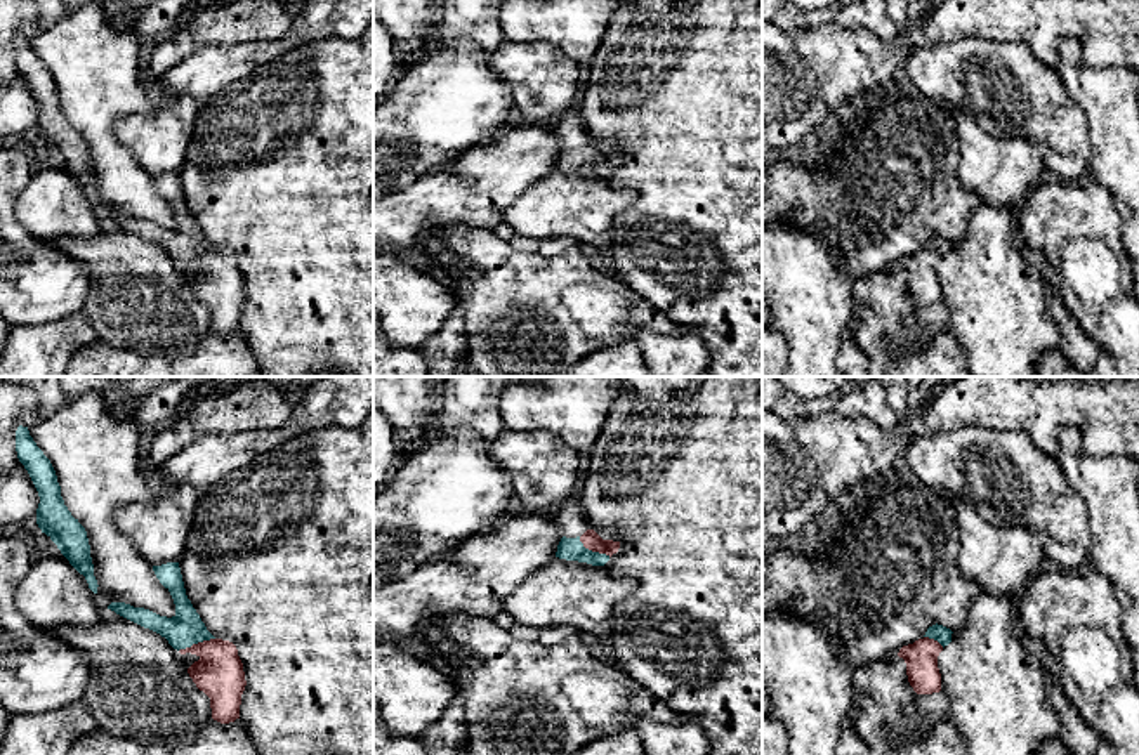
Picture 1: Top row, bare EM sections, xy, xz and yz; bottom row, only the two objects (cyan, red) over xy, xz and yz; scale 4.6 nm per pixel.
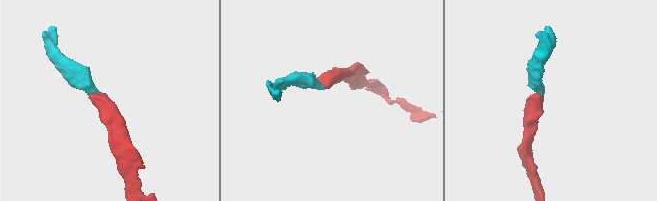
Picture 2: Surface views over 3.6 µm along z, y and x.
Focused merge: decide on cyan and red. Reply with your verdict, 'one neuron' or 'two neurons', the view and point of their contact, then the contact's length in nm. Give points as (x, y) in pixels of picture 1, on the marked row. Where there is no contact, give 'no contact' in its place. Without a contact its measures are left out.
one neuron | xz (591, 551) | 180 nm

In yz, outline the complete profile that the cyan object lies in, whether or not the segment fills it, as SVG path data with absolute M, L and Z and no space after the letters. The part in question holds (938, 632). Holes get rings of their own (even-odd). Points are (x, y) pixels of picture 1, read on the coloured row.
M936 623L922 639L899 649L898 656L905 660L908 682L917 694L941 691L938 656L951 642L951 634L950 628Z

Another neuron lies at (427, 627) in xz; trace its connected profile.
M425 614L418 623L417 634L422 635L427 642L431 642L439 653L443 653L451 665L465 665L467 660L455 653L453 646L439 630L438 618L439 614Z

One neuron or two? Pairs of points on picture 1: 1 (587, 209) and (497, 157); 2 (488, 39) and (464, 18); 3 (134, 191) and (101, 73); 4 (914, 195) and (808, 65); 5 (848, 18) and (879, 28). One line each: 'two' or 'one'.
1: two
2: one
3: one
4: two
5: one

